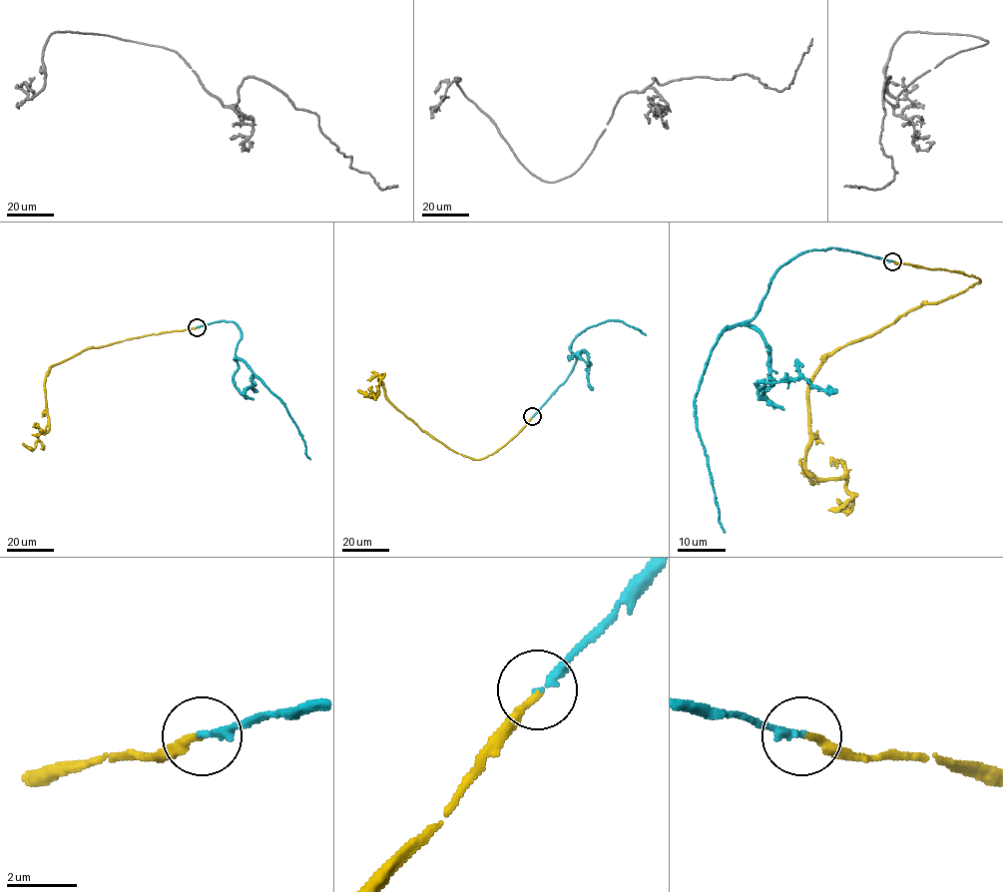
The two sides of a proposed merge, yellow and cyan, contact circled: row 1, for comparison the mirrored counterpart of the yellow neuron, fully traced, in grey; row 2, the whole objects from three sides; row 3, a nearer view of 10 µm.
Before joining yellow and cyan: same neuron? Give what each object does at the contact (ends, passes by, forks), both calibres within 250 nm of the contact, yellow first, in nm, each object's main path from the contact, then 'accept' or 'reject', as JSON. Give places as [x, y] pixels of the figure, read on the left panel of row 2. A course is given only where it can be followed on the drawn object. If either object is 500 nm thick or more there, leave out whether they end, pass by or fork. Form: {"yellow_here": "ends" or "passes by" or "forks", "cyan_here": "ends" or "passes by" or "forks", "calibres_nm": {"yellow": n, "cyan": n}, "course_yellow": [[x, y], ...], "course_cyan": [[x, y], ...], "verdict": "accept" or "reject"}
{"yellow_here": "ends", "cyan_here": "ends", "calibres_nm": {"yellow": 200, "cyan": 200}, "course_yellow": [[197, 327], [88, 347], [53, 365], [46, 375], [45, 432], [37, 436], [33, 448], [23, 443]], "course_cyan": [[197, 327], [222, 320], [238, 325], [241, 337], [235, 355], [282, 403], [301, 436], [309, 459]], "verdict": "accept"}

